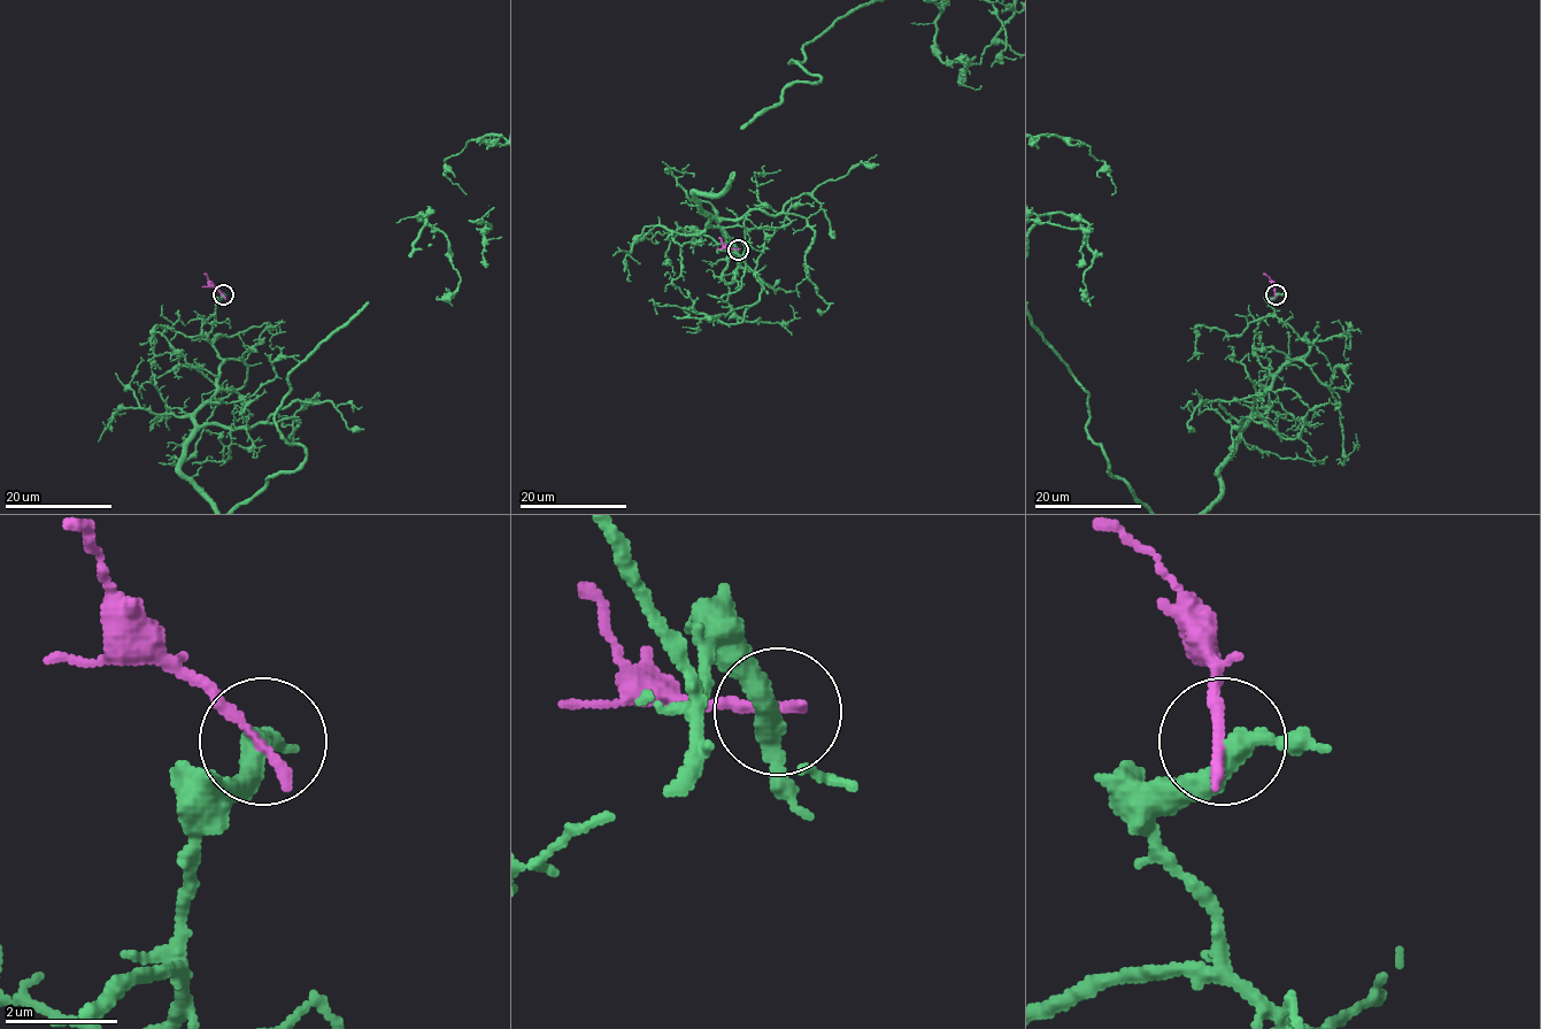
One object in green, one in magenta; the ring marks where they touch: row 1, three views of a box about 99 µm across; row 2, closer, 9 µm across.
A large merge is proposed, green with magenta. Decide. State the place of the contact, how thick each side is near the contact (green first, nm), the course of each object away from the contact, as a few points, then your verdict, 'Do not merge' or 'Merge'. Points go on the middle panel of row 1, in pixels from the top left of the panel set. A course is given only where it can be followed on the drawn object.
Place: (738, 250). Thickness 360 nm (green) against 240 nm. Course of magenta: (738, 250), (727, 248), (719, 237). Do not merge

